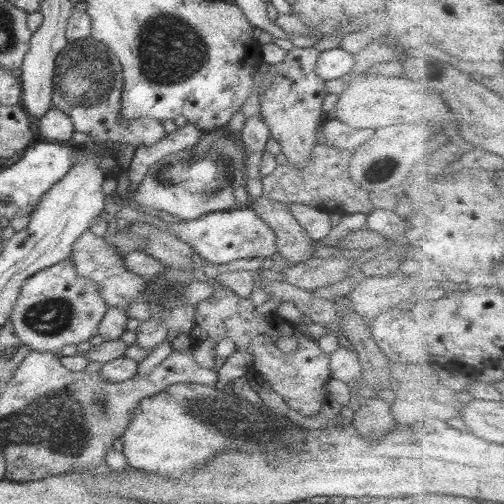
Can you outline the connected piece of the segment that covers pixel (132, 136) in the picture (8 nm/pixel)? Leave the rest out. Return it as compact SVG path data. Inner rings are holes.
M92 37L82 40L68 41L66 47L57 55L54 71L54 84L52 84L52 108L60 109L71 119L74 129L88 135L90 143L121 143L132 146L152 146L158 140L164 139L167 134L163 124L154 118L140 118L131 122L129 127L126 120L121 118L122 91L124 90L123 67L116 56L102 43Z

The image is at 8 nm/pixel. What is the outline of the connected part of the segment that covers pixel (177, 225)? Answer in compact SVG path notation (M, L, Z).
M250 206L204 214L196 220L179 220L172 223L168 233L188 243L203 260L216 266L224 266L232 260L242 260L242 258L266 260L277 252L275 232Z

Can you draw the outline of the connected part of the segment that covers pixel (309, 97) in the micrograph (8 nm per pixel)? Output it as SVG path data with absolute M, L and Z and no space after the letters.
M319 46L288 51L284 62L278 64L277 75L259 97L261 116L268 126L271 138L280 144L287 162L298 170L302 170L310 162L312 146L317 144L318 128L322 120L322 102L327 90L325 80L315 72L317 59L322 51Z

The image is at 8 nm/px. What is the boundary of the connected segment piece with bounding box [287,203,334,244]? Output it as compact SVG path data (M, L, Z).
M288 203L287 206L290 208L292 216L300 223L300 226L318 244L322 244L328 239L334 227L327 212L304 204Z

